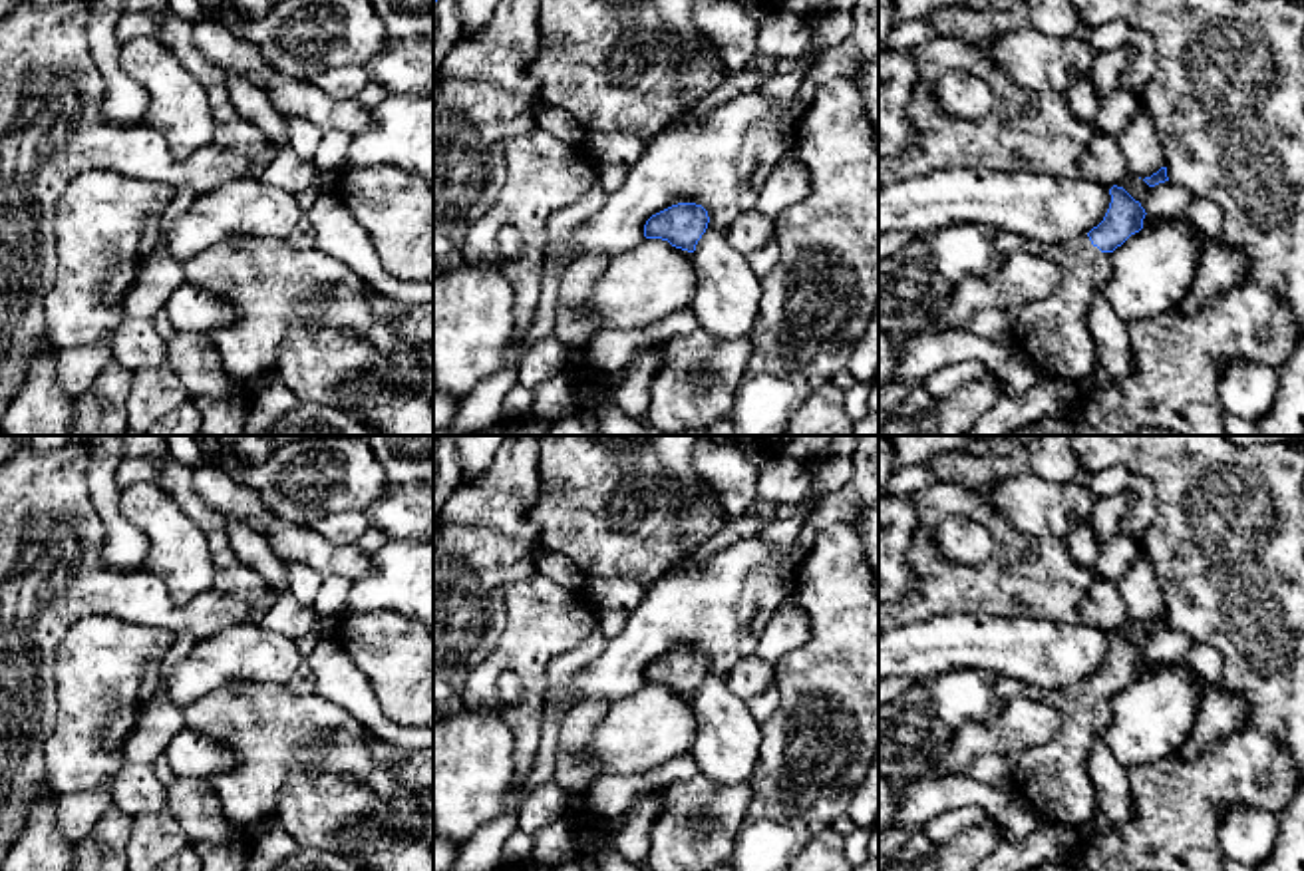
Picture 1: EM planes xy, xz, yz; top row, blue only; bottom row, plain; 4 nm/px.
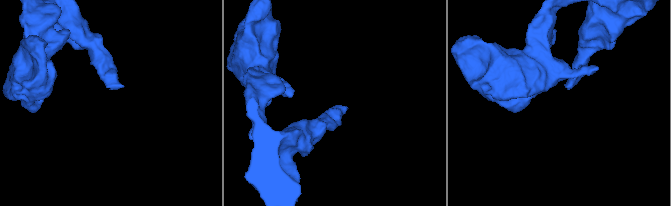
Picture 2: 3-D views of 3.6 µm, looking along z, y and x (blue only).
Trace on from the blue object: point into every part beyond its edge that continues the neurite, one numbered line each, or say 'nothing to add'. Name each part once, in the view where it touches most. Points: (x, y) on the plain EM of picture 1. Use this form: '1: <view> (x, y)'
1: yz (1052, 778)

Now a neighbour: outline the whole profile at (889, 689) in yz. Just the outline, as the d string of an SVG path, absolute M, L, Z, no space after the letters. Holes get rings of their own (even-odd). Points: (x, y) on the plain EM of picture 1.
M910 676L879 678L879 706L896 700L912 684L914 680Z

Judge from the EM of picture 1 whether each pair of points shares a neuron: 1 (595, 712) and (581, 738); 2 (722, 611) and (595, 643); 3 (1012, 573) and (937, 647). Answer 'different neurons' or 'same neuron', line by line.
1: same neuron
2: different neurons
3: different neurons

